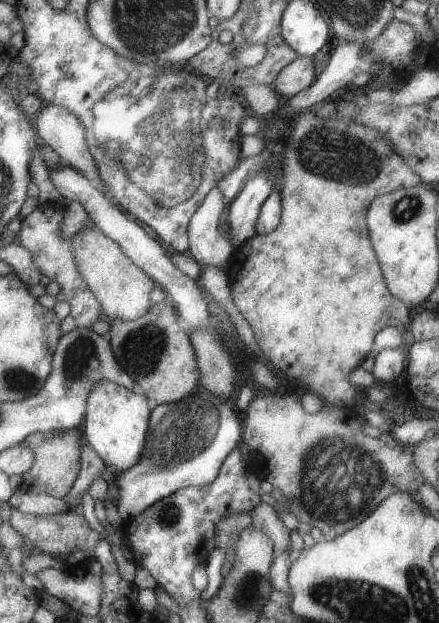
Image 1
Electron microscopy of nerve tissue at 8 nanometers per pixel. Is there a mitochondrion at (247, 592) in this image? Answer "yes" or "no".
yes

